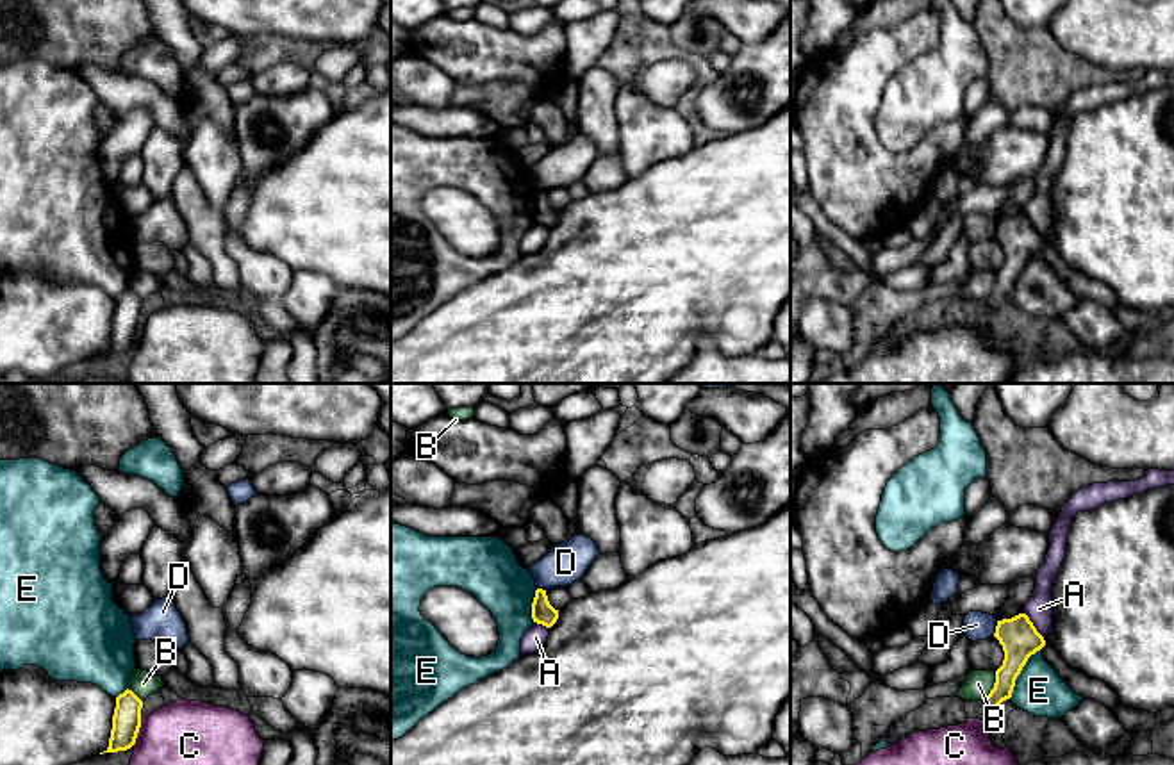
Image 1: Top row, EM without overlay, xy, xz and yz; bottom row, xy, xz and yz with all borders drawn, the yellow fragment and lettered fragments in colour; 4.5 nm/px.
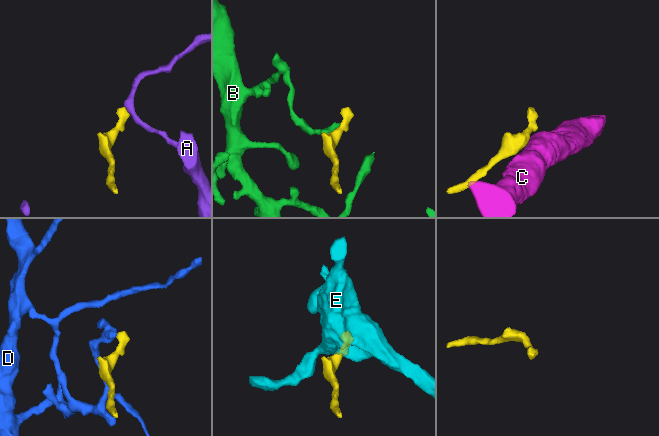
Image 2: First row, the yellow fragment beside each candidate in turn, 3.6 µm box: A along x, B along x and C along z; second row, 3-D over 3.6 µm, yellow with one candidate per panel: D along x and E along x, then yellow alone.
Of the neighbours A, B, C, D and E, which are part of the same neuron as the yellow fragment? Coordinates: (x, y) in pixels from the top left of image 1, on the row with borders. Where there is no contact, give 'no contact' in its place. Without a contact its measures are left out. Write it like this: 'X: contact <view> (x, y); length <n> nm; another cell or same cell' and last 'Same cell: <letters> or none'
A: contact yz (1032, 625); length 150 nm; another cell
B: contact yz (994, 687); length 140 nm; another cell
C: contact xy (138, 732); length 120 nm; another cell
D: contact yz (996, 628); length 80 nm; another cell
E: contact yz (1019, 673); length 280 nm; another cell
Same cell: none

